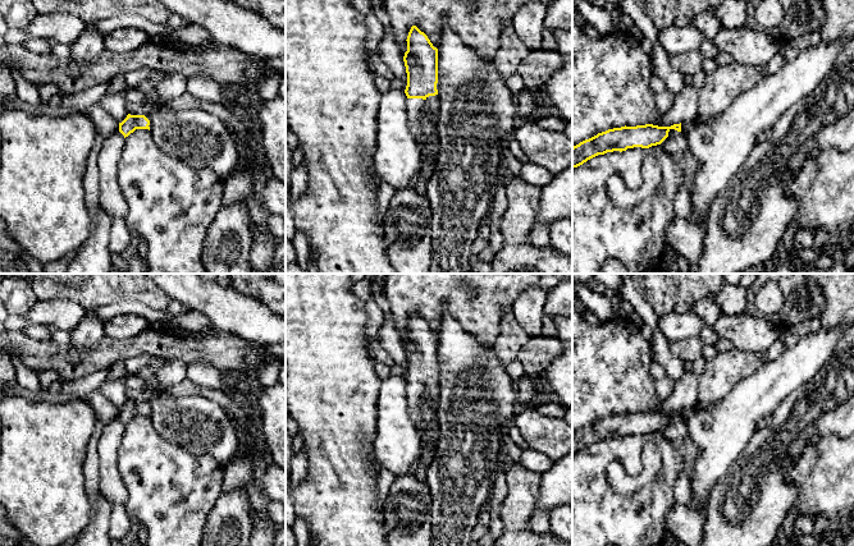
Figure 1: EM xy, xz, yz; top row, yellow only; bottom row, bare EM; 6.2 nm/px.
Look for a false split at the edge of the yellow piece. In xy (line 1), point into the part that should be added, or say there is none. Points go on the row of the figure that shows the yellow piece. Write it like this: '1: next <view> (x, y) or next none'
1: next none

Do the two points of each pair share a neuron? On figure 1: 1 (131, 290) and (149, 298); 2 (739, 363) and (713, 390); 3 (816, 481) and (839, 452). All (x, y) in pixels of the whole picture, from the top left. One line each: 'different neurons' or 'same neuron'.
1: same neuron
2: same neuron
3: same neuron

